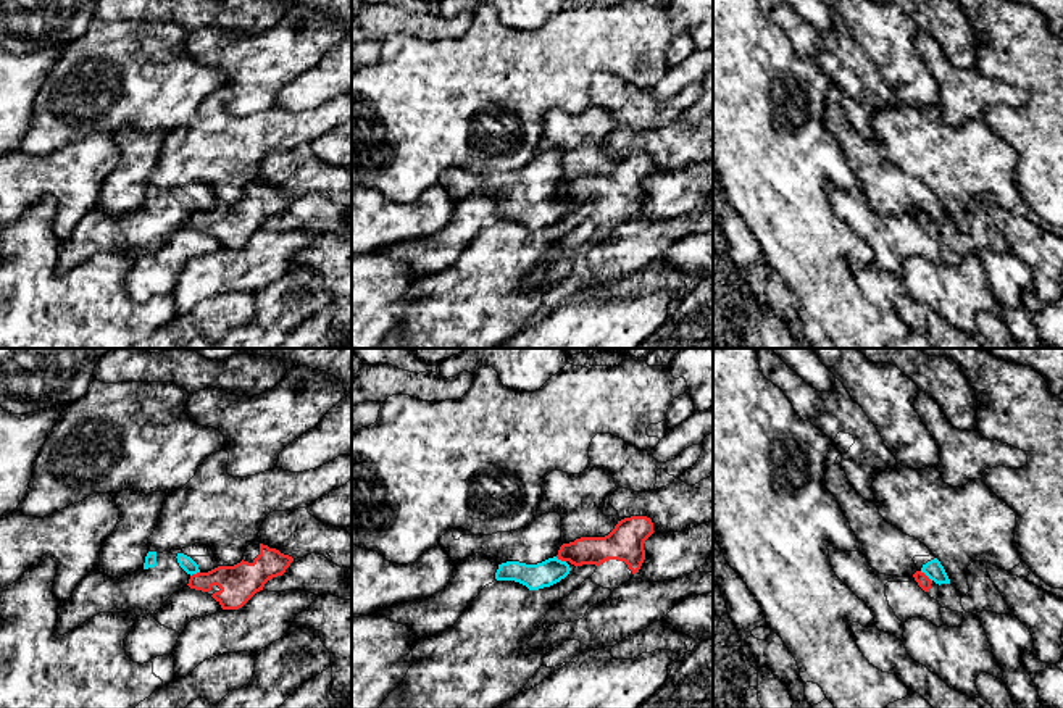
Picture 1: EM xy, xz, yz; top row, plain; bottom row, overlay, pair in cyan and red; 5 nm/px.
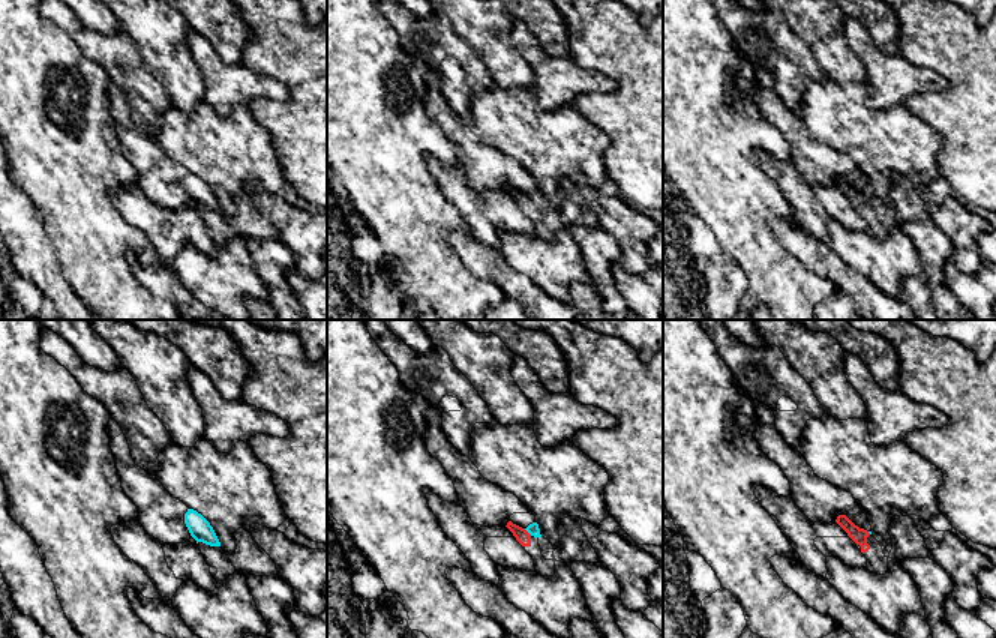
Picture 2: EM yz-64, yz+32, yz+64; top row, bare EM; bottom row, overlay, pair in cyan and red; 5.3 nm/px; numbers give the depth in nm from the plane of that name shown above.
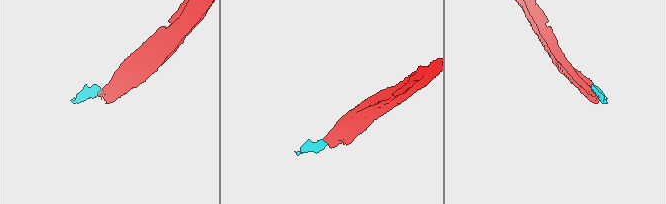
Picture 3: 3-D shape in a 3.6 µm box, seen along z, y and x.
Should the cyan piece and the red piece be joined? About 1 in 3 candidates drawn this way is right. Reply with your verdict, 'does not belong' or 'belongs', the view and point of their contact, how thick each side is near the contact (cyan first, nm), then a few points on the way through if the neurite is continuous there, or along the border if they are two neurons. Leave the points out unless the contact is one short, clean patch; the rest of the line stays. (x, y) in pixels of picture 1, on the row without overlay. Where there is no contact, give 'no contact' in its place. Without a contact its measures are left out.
does not belong; meets cyan in yz at (926, 213); 90 nm thick on the cyan side, 70 nm on the other; border along yz (920, 210), (931, 220)

